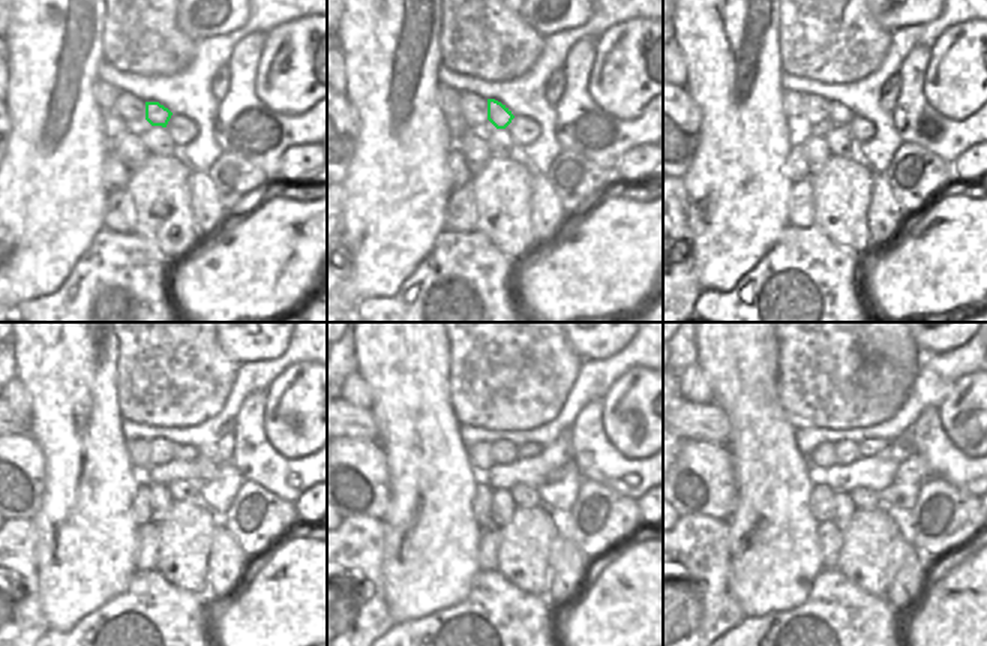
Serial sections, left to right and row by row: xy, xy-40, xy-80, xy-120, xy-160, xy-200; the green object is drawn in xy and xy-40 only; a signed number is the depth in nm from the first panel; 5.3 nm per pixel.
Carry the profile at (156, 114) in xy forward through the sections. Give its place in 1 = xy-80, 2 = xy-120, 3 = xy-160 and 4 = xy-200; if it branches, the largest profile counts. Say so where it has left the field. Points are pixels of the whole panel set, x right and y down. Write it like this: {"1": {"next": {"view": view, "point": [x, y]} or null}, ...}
{"1": {"next": {"view": "xy-80", "point": [839, 114]}}, "2": {"next": {"view": "xy-120", "point": [183, 453]}}, "3": {"next": {"view": "xy-160", "point": [525, 450]}}, "4": {"next": {"view": "xy-200", "point": [867, 448]}}}

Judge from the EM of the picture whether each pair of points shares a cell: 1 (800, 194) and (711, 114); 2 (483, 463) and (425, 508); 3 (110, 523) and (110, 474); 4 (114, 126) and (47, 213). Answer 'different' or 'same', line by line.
1: different
2: different
3: same
4: different

